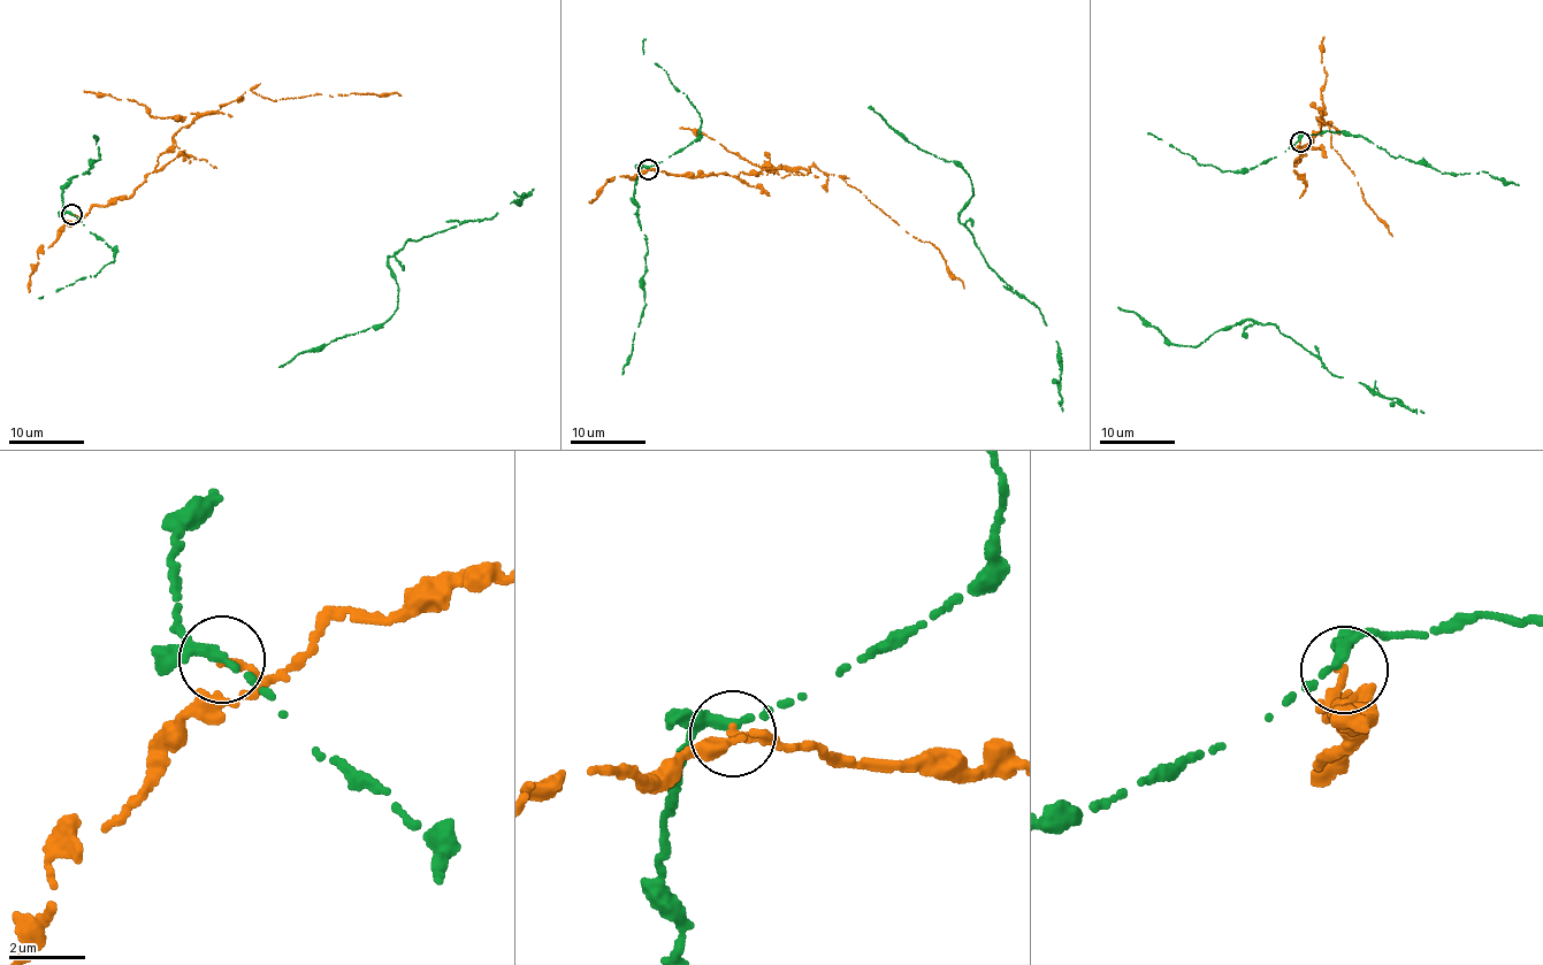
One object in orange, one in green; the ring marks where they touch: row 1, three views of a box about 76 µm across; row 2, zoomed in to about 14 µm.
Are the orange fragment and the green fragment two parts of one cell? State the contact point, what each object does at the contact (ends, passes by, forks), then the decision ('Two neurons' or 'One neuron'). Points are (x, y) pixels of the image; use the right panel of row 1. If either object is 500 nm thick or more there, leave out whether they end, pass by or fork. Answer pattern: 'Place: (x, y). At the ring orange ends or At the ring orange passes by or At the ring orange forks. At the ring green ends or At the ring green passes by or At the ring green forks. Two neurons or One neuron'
Place: (1300, 142). At the ring orange ends. At the ring green passes by. Two neurons

